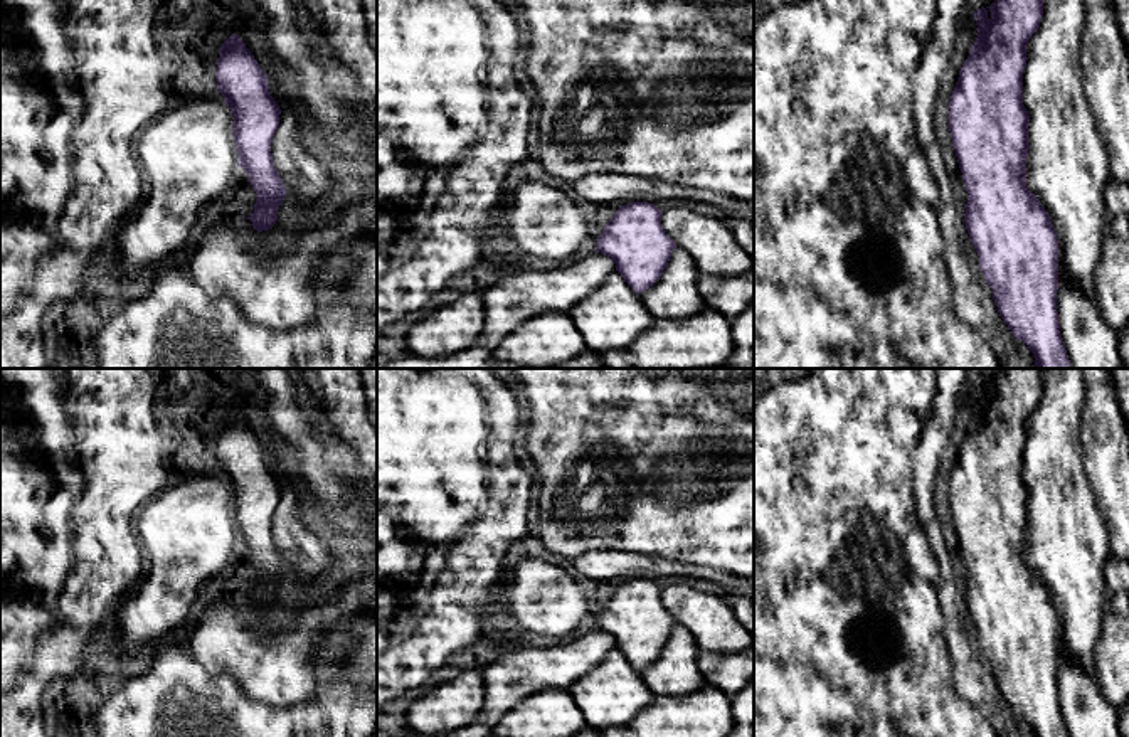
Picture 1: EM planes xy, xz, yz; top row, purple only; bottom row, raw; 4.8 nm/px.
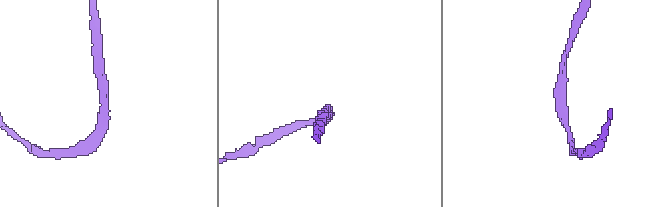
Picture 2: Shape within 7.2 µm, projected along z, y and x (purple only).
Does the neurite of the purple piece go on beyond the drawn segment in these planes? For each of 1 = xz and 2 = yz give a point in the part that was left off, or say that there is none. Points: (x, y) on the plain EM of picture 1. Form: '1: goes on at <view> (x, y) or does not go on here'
1: does not go on here
2: does not go on here

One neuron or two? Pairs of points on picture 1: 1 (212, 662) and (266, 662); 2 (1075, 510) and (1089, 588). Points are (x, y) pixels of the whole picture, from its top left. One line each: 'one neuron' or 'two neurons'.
1: one neuron
2: one neuron

